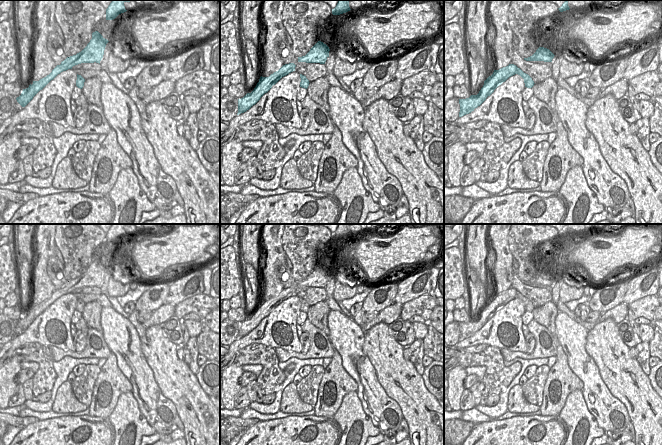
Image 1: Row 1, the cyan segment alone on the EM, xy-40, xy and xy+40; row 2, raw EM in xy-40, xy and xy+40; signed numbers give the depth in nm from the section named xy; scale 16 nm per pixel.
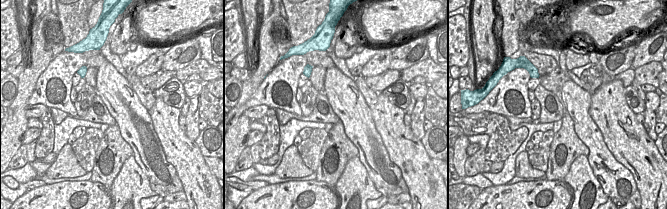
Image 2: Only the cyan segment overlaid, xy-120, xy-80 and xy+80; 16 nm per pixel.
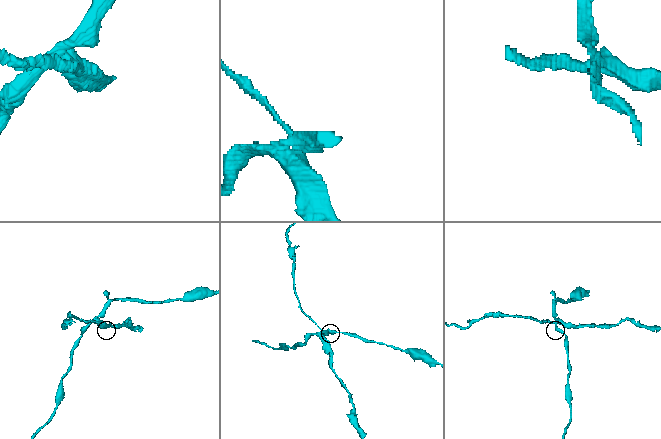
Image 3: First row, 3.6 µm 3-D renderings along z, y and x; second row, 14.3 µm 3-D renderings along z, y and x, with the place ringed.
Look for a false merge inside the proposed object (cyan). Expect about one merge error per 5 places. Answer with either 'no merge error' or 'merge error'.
merge error

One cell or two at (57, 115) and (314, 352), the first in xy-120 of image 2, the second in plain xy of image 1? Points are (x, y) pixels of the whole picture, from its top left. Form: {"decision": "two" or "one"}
{"decision": "one"}

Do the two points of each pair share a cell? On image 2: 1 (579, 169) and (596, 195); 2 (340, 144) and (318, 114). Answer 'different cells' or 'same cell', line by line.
1: same cell
2: different cells

